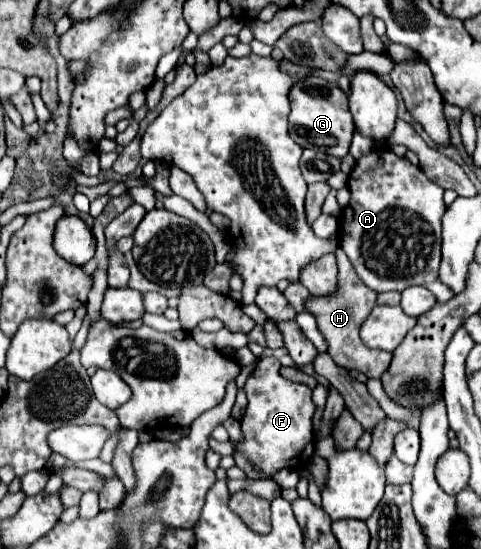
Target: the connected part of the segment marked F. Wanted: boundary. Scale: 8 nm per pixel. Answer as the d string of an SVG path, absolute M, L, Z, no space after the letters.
M262 357L244 383L248 397L246 413L240 421L244 439L234 443L234 461L246 473L246 479L272 479L284 467L302 469L308 465L308 457L314 455L312 389L284 379L280 367L276 357Z

